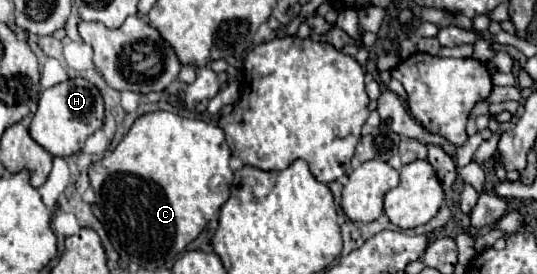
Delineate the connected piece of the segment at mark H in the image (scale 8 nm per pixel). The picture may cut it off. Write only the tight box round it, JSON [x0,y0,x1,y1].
[29,78,105,156]

